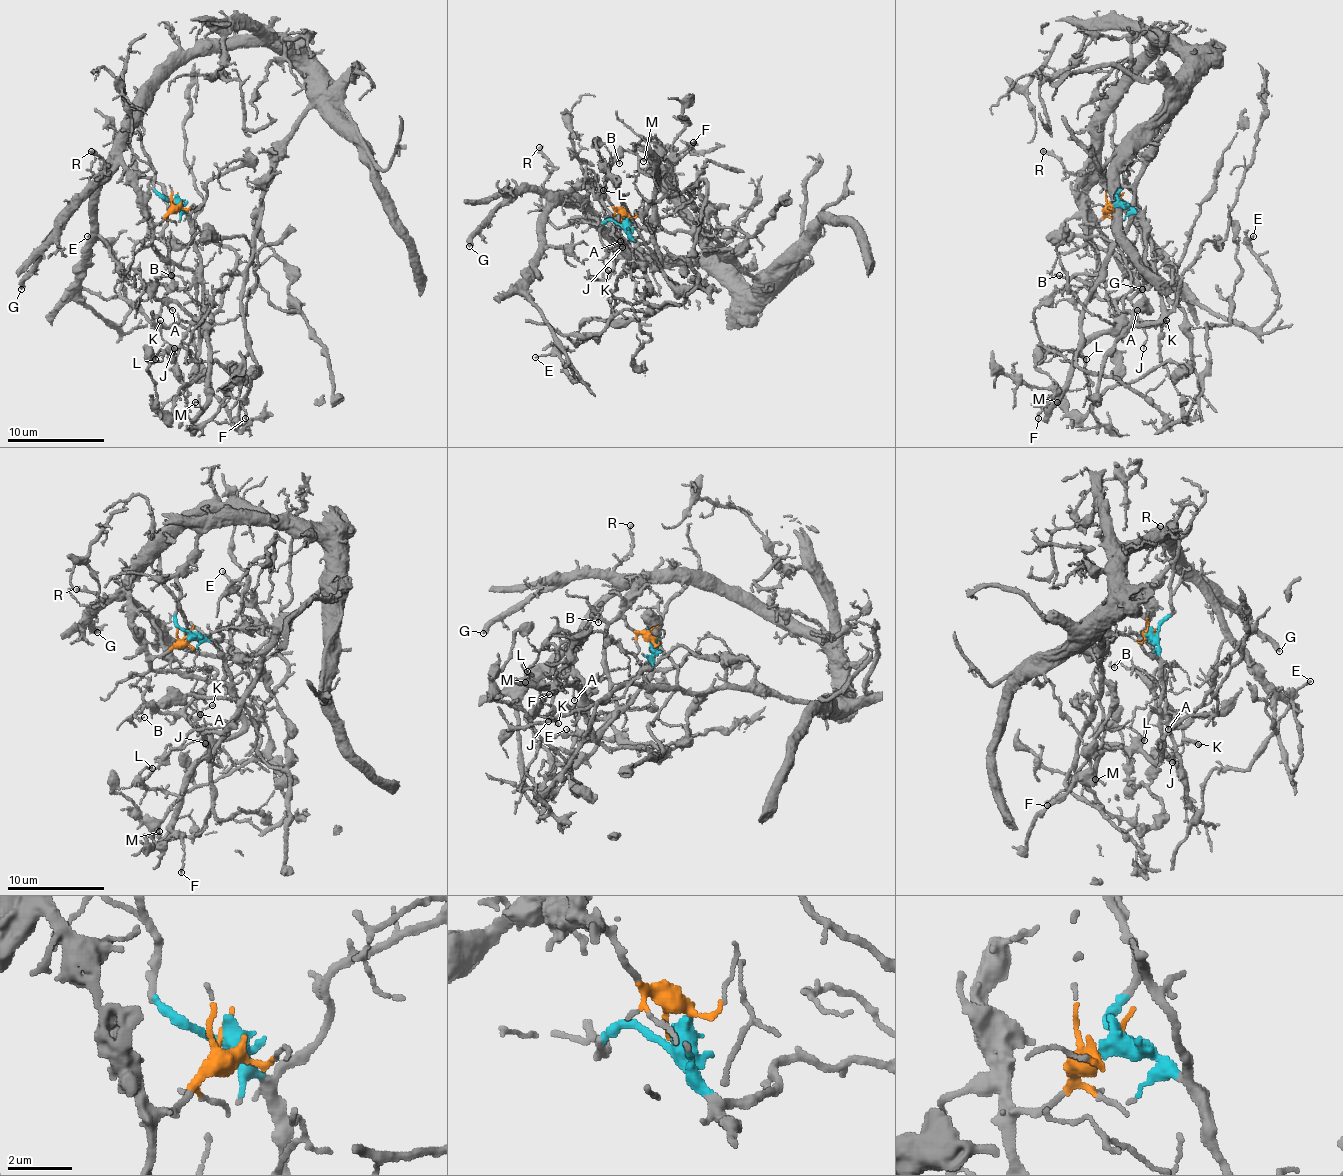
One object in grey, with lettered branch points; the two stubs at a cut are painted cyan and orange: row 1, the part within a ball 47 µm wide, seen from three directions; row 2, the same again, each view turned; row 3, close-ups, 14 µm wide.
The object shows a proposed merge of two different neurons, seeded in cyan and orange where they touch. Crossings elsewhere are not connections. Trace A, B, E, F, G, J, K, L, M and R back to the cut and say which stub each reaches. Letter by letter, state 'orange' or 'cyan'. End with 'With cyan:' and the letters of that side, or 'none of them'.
A: cyan
B: cyan
E: orange
F: cyan
G: orange
J: cyan
K: cyan
L: cyan
M: cyan
R: orange
With cyan: A, B, F, J, K, L, M

